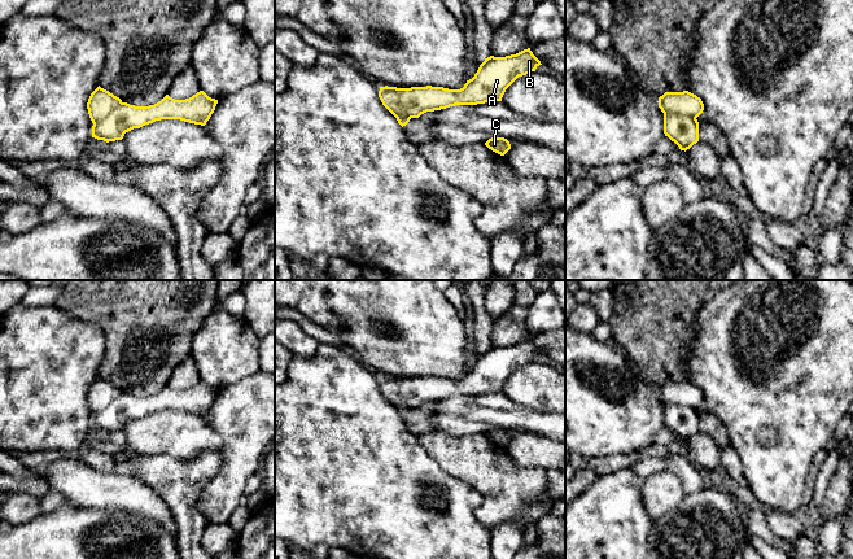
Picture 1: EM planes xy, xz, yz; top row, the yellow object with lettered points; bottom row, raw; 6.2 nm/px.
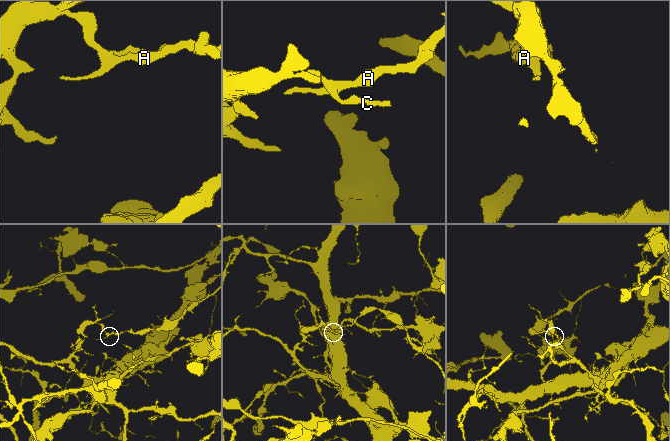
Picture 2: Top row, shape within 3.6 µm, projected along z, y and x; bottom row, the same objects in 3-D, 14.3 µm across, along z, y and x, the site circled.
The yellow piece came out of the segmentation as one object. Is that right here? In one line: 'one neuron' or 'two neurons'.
two neurons

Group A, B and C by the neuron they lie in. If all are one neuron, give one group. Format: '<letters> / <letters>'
A B / C

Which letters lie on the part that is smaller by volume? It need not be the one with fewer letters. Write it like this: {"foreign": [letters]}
{"foreign": ["A", "B"]}

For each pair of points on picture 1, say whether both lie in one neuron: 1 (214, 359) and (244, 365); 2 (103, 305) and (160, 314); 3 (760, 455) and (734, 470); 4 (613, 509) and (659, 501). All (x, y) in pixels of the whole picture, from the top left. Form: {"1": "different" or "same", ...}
{"1": "same", "2": "same", "3": "different", "4": "different"}

